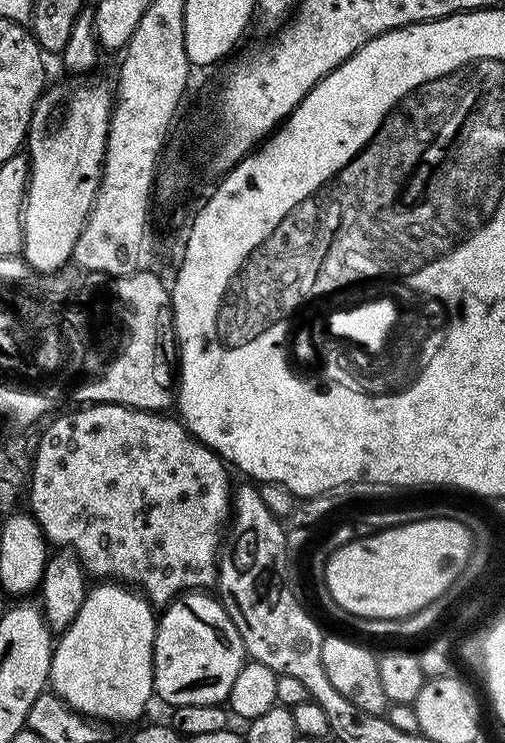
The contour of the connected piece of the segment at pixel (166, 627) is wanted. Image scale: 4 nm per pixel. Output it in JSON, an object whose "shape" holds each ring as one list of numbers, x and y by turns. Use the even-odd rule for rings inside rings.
{"shape":[[193,590,190,592,182,592,175,600,169,600,163,609,162,615,156,621,156,637,154,638,154,646,152,647,152,687,157,697,168,703,172,708,181,708,182,706,206,706,207,704,223,705,230,694,230,686,234,686,234,678,238,678,238,674,242,670,242,666,246,663,246,653,244,643,242,642,242,634,238,634,238,626,234,626,234,622,228,616,228,611,224,605,220,603,215,595,207,596,209,593,204,590]]}

